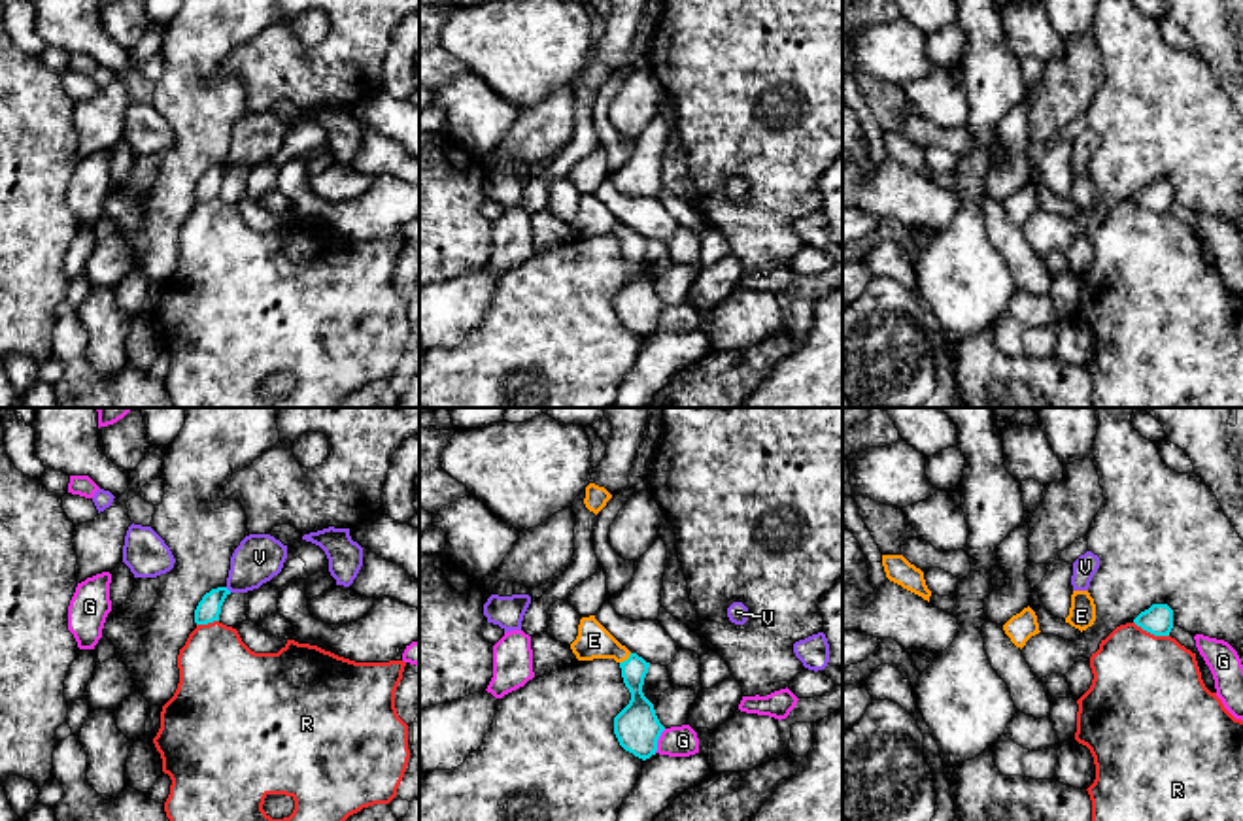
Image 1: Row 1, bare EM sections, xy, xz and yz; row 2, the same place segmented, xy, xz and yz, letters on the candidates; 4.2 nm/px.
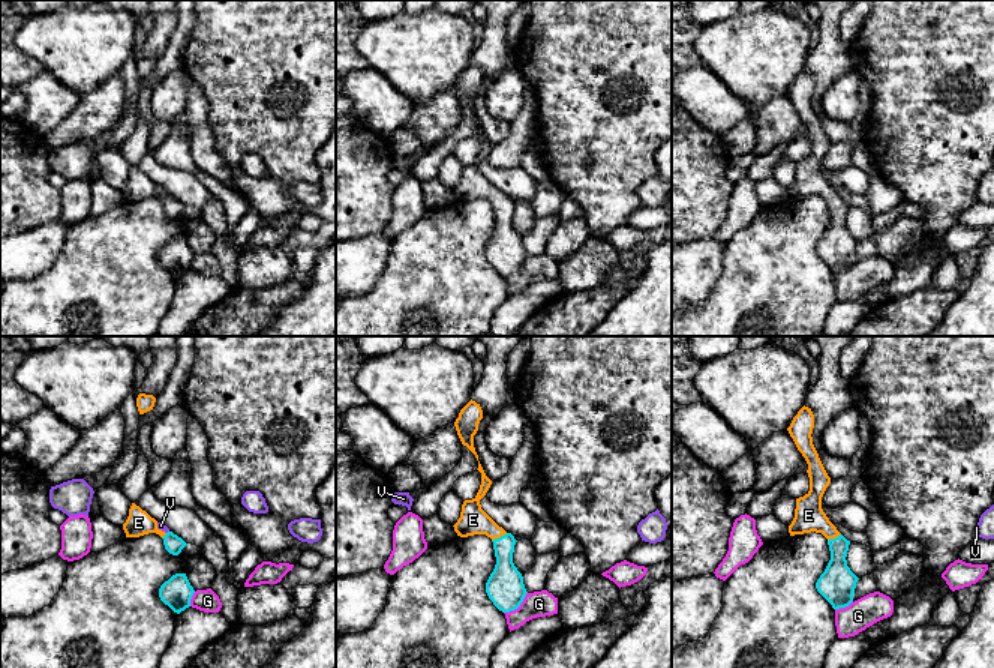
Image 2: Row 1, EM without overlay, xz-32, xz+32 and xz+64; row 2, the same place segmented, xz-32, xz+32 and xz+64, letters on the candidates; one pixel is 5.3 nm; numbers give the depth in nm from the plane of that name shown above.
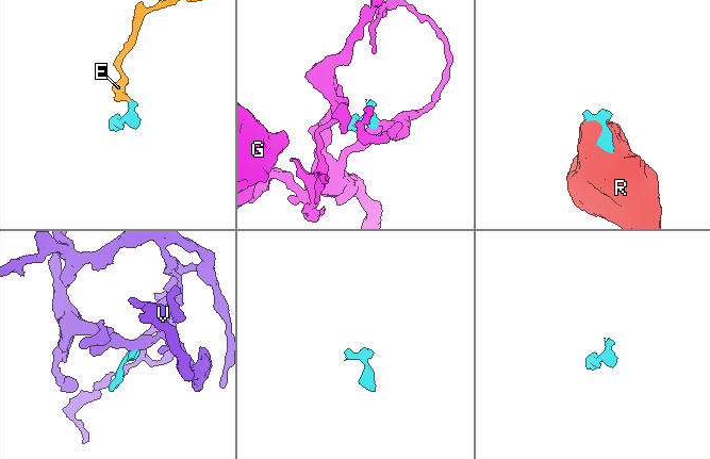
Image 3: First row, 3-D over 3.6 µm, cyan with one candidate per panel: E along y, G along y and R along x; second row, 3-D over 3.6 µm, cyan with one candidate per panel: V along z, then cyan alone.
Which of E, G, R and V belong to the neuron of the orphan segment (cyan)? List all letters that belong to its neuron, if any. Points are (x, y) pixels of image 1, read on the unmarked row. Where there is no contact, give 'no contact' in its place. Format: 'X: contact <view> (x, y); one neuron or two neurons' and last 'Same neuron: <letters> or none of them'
E: contact xz (628, 236); one neuron
G: contact xz (658, 316); two neurons
R: contact yz (1151, 210); two neurons
V: contact xy (227, 167); two neurons
Same neuron: E

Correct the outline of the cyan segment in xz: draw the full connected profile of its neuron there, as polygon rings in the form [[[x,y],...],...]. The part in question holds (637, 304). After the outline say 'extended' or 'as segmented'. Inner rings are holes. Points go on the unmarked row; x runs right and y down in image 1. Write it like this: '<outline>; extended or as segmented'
[[[595,193],[580,196],[578,213],[570,226],[578,238],[614,236],[620,242],[631,277],[614,294],[614,311],[620,323],[635,334],[646,338],[656,332],[665,304],[659,300],[654,281],[642,270],[650,240],[622,223]]]; extended

